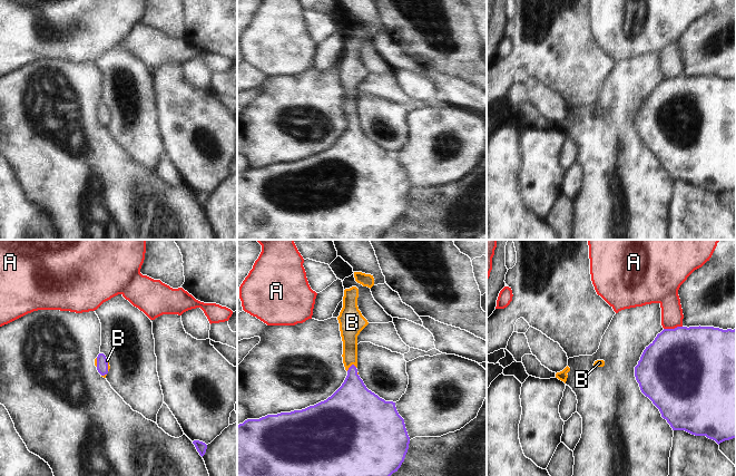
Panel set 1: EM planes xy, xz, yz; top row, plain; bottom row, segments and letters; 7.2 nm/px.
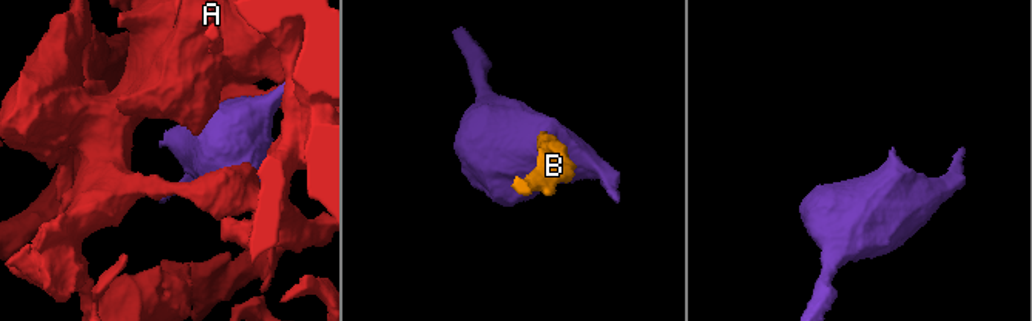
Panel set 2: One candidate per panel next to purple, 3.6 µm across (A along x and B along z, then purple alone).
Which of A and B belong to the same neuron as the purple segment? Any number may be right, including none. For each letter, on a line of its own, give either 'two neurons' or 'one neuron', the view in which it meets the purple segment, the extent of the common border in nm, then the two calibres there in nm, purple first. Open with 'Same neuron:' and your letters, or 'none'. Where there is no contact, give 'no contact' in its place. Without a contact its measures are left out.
Same neuron: B
A: two neurons | yz | 140 nm | 500/160 nm
B: one neuron | xz | 80 nm | 280/130 nm

